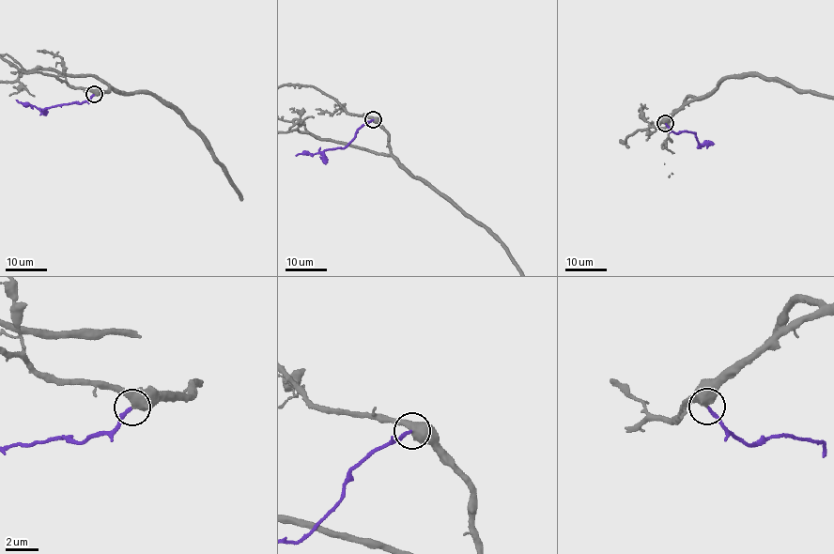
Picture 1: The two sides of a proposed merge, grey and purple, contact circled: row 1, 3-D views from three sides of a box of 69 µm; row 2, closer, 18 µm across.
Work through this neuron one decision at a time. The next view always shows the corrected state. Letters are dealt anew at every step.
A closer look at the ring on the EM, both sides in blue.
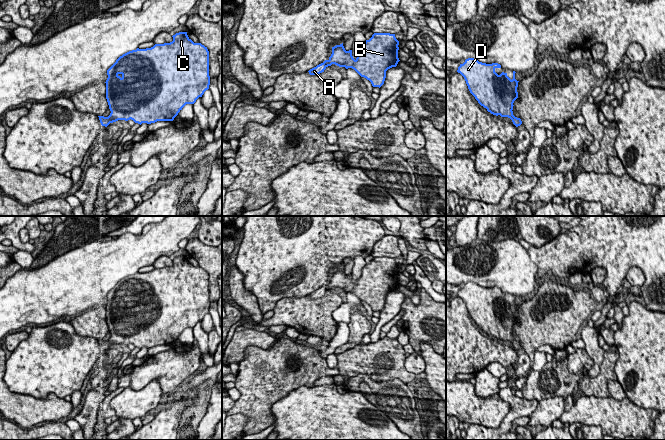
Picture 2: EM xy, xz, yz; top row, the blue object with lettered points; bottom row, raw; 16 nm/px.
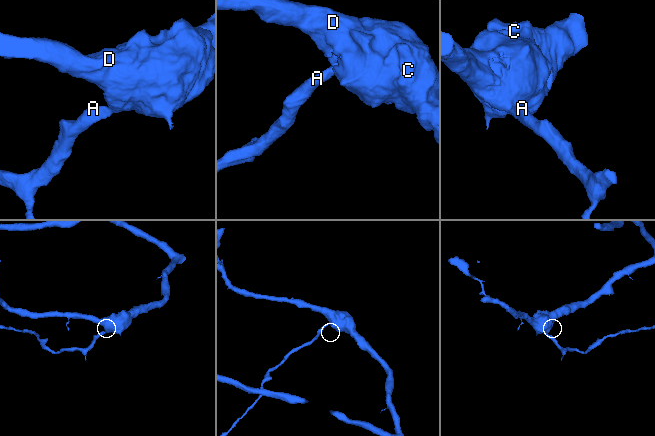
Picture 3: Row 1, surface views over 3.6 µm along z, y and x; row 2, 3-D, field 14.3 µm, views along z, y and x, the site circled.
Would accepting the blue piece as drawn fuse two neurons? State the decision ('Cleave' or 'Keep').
Keep

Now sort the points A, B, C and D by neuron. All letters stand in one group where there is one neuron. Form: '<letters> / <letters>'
A B C D

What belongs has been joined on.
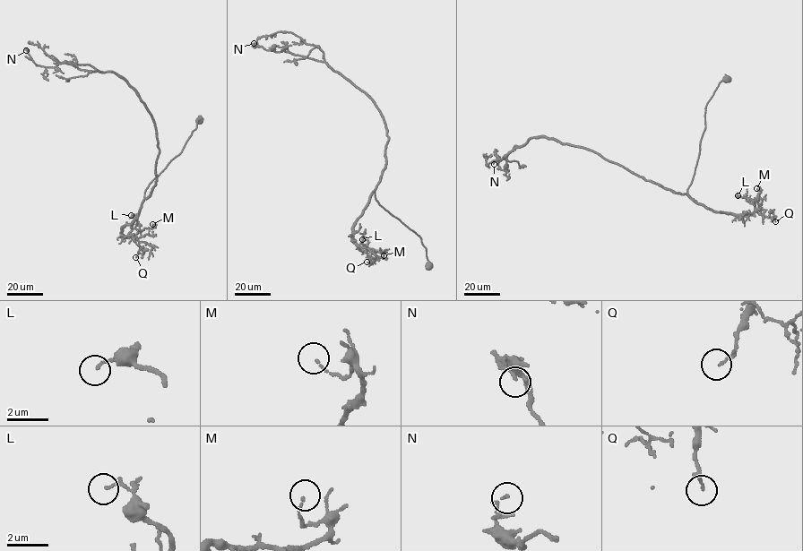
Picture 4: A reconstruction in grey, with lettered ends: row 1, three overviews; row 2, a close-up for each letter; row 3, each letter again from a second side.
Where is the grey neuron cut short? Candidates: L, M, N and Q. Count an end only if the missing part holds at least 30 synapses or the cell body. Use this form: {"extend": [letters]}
{"extend": []}

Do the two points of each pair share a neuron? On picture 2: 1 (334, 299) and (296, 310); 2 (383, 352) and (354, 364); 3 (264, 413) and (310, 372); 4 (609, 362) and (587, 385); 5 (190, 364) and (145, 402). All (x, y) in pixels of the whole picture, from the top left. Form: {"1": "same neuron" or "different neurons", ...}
{"1": "same neuron", "2": "same neuron", "3": "same neuron", "4": "same neuron", "5": "different neurons"}

